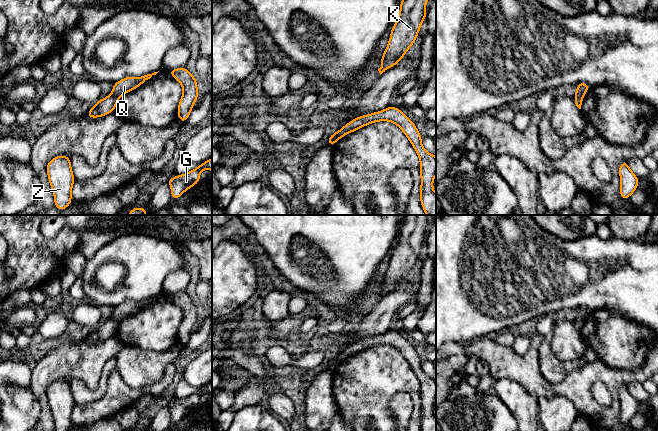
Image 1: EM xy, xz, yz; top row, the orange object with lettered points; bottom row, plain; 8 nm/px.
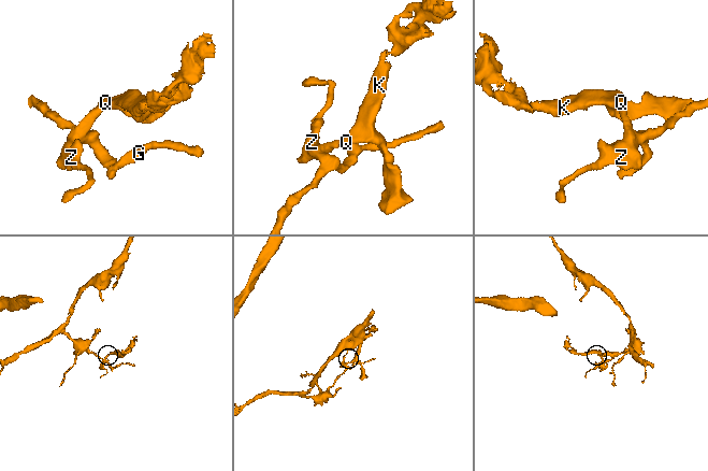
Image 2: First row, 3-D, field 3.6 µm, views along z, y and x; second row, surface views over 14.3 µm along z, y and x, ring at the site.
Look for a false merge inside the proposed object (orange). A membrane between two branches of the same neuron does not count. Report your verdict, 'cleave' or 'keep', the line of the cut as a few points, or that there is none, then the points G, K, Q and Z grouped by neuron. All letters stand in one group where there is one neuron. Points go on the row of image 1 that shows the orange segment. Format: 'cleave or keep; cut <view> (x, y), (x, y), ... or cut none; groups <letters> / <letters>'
cleave; cut yz (583, 95), (575, 97); groups G Z / K Q

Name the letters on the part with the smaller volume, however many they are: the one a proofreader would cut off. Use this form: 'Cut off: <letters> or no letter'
Cut off: K, Q

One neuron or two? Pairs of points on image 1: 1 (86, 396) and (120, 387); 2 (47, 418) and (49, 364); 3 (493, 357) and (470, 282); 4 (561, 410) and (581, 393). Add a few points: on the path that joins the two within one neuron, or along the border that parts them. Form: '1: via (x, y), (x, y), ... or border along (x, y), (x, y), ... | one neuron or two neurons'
1: border along (116, 368), (109, 376), (106, 393), (87, 403) | two neurons
2: via (44, 405), (41, 397), (41, 377) | one neuron
3: border along (484, 336), (470, 341) | two neurons
4: border along (558, 395), (565, 396), (574, 405), (578, 413) | two neurons

